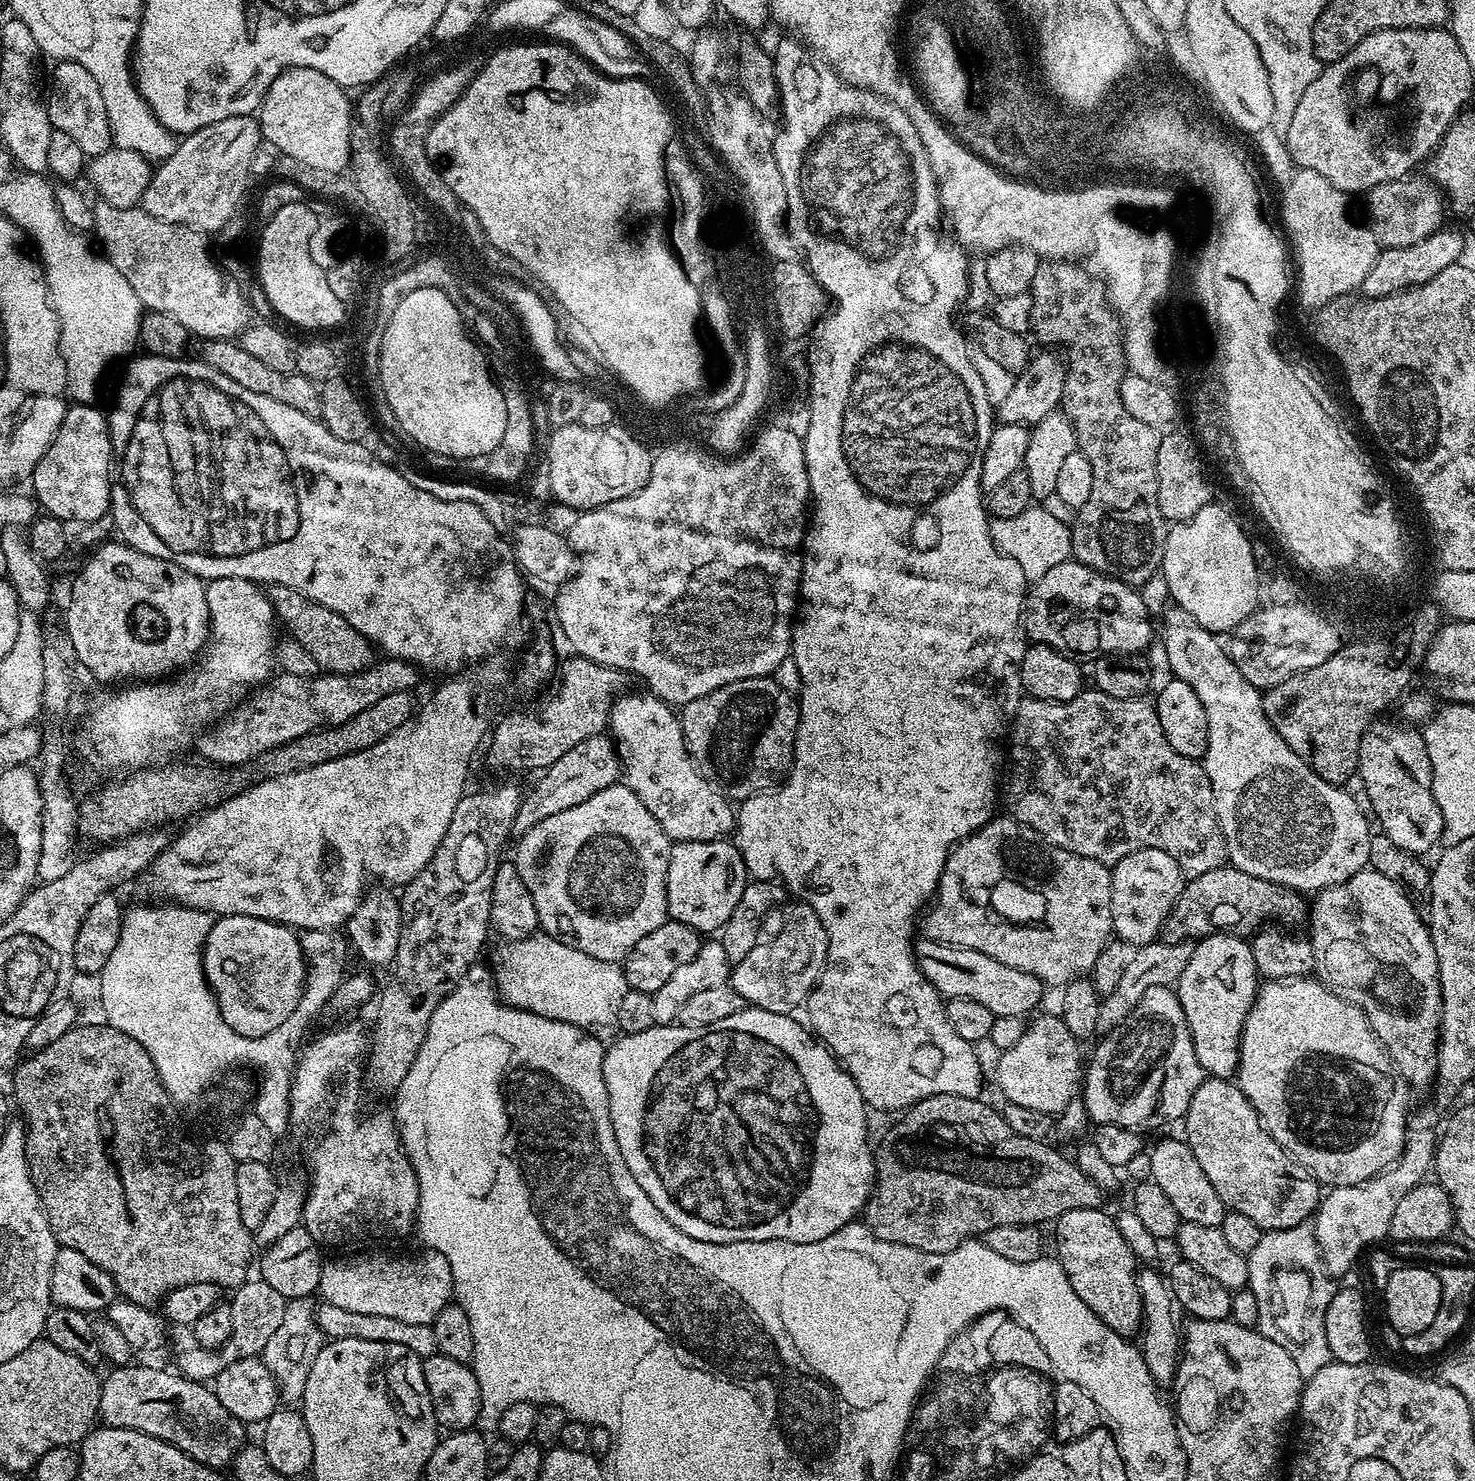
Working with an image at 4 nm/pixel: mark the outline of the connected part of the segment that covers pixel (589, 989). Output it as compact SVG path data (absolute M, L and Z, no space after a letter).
M531 934L524 939L509 940L501 944L501 948L492 956L490 972L494 977L495 991L505 1005L548 1019L560 1020L564 1024L573 1024L576 1028L585 1030L611 1029L615 1025L618 1002L622 1000L622 994L626 990L619 963L590 958L590 954L582 954L582 950L574 950L547 934Z

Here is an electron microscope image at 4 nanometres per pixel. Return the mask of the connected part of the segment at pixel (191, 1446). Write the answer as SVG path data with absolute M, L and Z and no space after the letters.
M113 1367L112 1373L103 1377L98 1416L107 1427L129 1428L150 1434L201 1462L211 1461L211 1456L215 1454L216 1447L224 1436L225 1457L236 1455L236 1440L245 1439L245 1425L235 1420L226 1406L218 1402L215 1391L207 1383L190 1380L172 1370L163 1372L160 1368L132 1367Z

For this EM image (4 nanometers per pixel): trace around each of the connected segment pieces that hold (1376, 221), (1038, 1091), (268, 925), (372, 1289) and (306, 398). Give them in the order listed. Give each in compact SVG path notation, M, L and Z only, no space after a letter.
M1410 176L1391 180L1368 190L1365 195L1364 216L1366 227L1372 231L1374 238L1384 248L1405 248L1422 242L1428 236L1441 231L1446 212L1445 201L1435 203L1438 190L1435 183L1422 176Z
M1037 1015L1033 1024L1029 1023L1024 1029L1022 1038L1010 1046L1000 1057L1000 1065L996 1071L995 1079L1000 1080L1000 1088L1004 1091L1004 1100L1017 1104L1018 1106L1030 1106L1030 1110L1042 1110L1059 1114L1064 1111L1064 1107L1070 1103L1077 1095L1078 1085L1082 1080L1082 1060L1080 1064L1080 1048L1075 1036L1066 1030L1064 1021L1059 1015L1052 1016Z
M259 914L224 916L215 921L204 943L204 979L216 998L220 1016L238 1035L265 1036L298 1006L306 961L297 933Z
M420 1250L417 1256L356 1256L353 1260L336 1260L333 1264L325 1263L320 1269L319 1295L324 1295L323 1299L334 1306L342 1306L342 1310L350 1310L358 1314L382 1314L382 1318L398 1318L398 1322L414 1322L415 1324L431 1324L432 1319L443 1310L453 1299L452 1275L450 1266L442 1254L431 1250Z
M205 339L200 345L199 359L218 370L220 377L239 391L262 394L262 398L274 398L274 402L282 402L282 406L290 406L313 418L320 416L320 388L317 381L297 371L283 372L265 366L261 360L254 358L254 354L242 350L240 343L233 339Z

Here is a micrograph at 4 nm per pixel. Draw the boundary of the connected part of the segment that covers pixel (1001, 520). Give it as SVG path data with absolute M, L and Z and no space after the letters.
M1030 506L1017 516L997 516L991 521L990 531L996 549L1003 556L1014 558L1022 566L1024 579L1028 582L1040 580L1054 566L1064 564L1072 556L1072 529L1067 524L1058 522L1041 506Z

